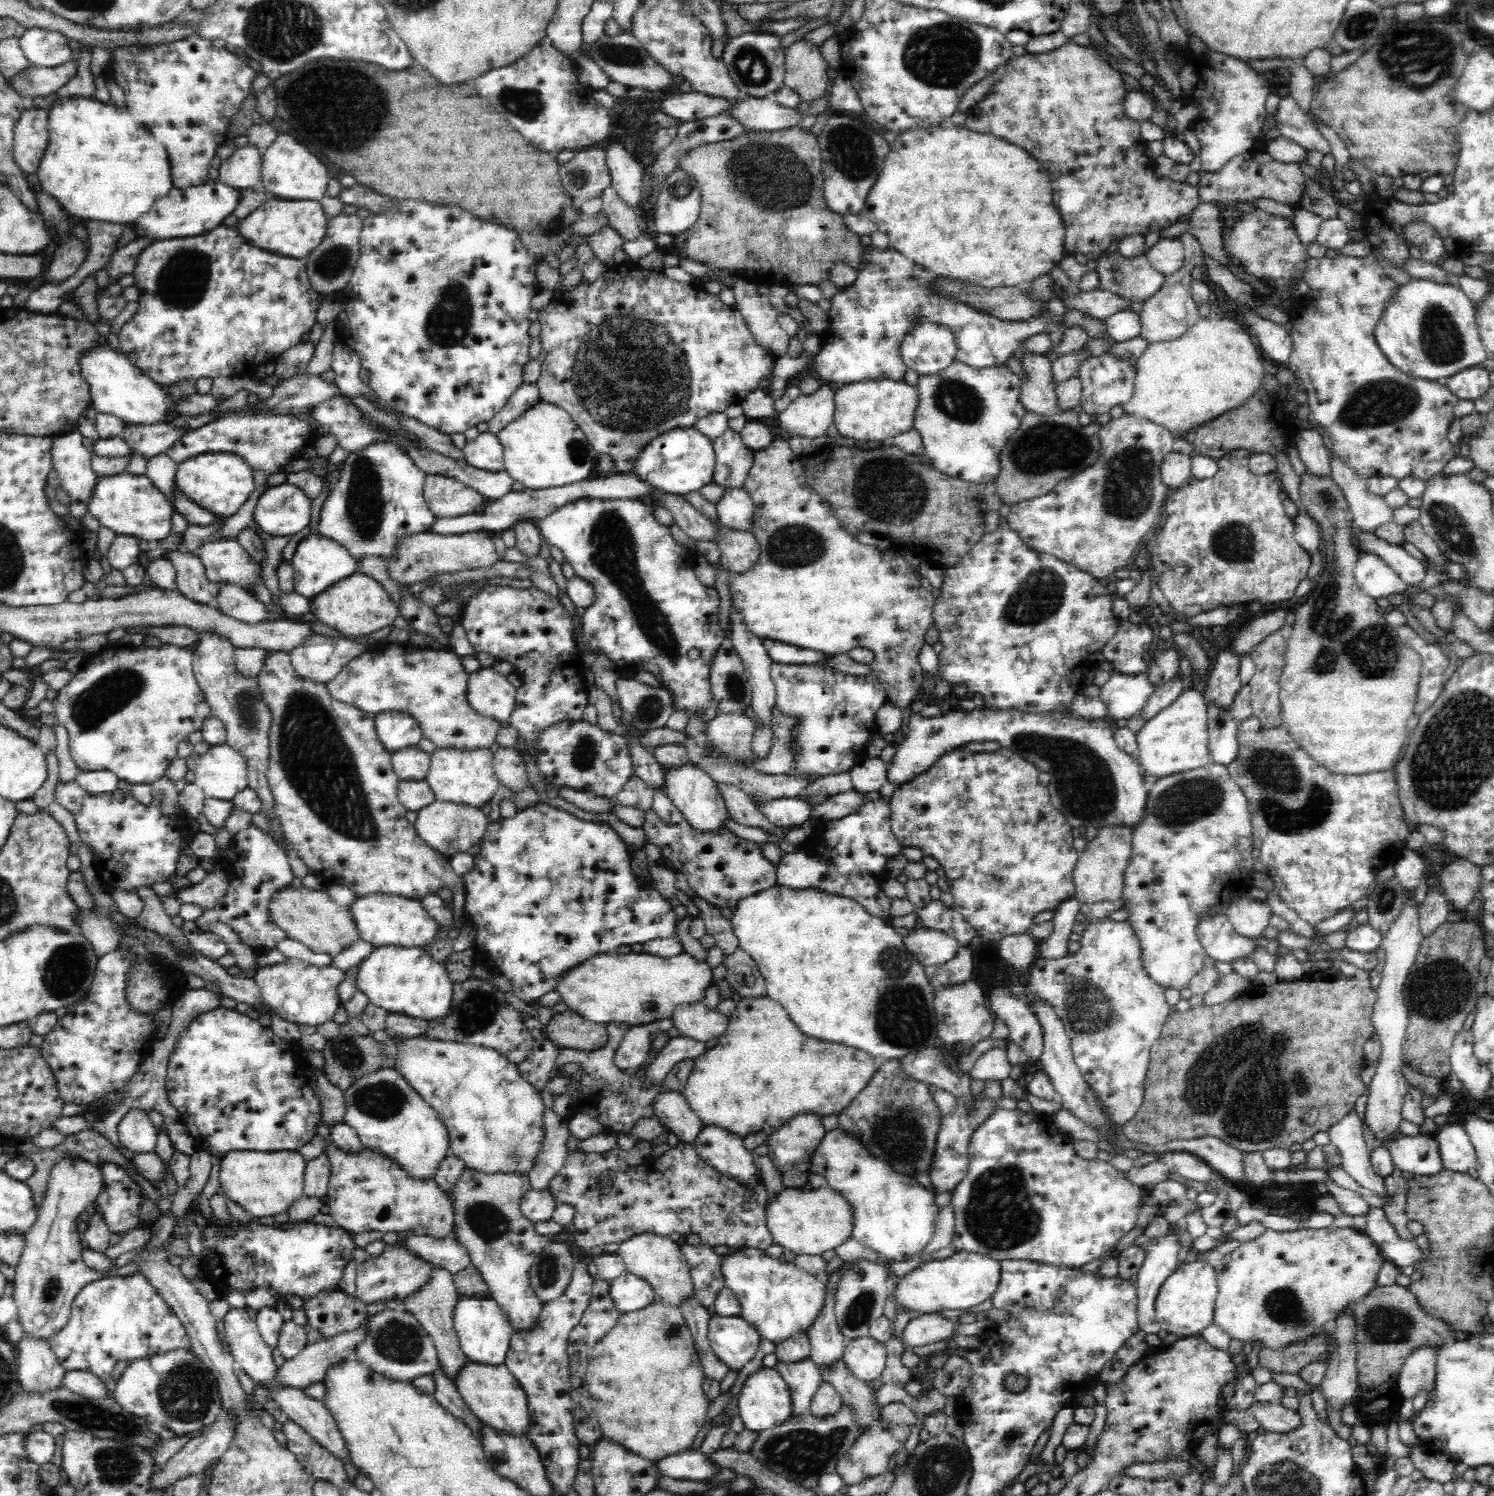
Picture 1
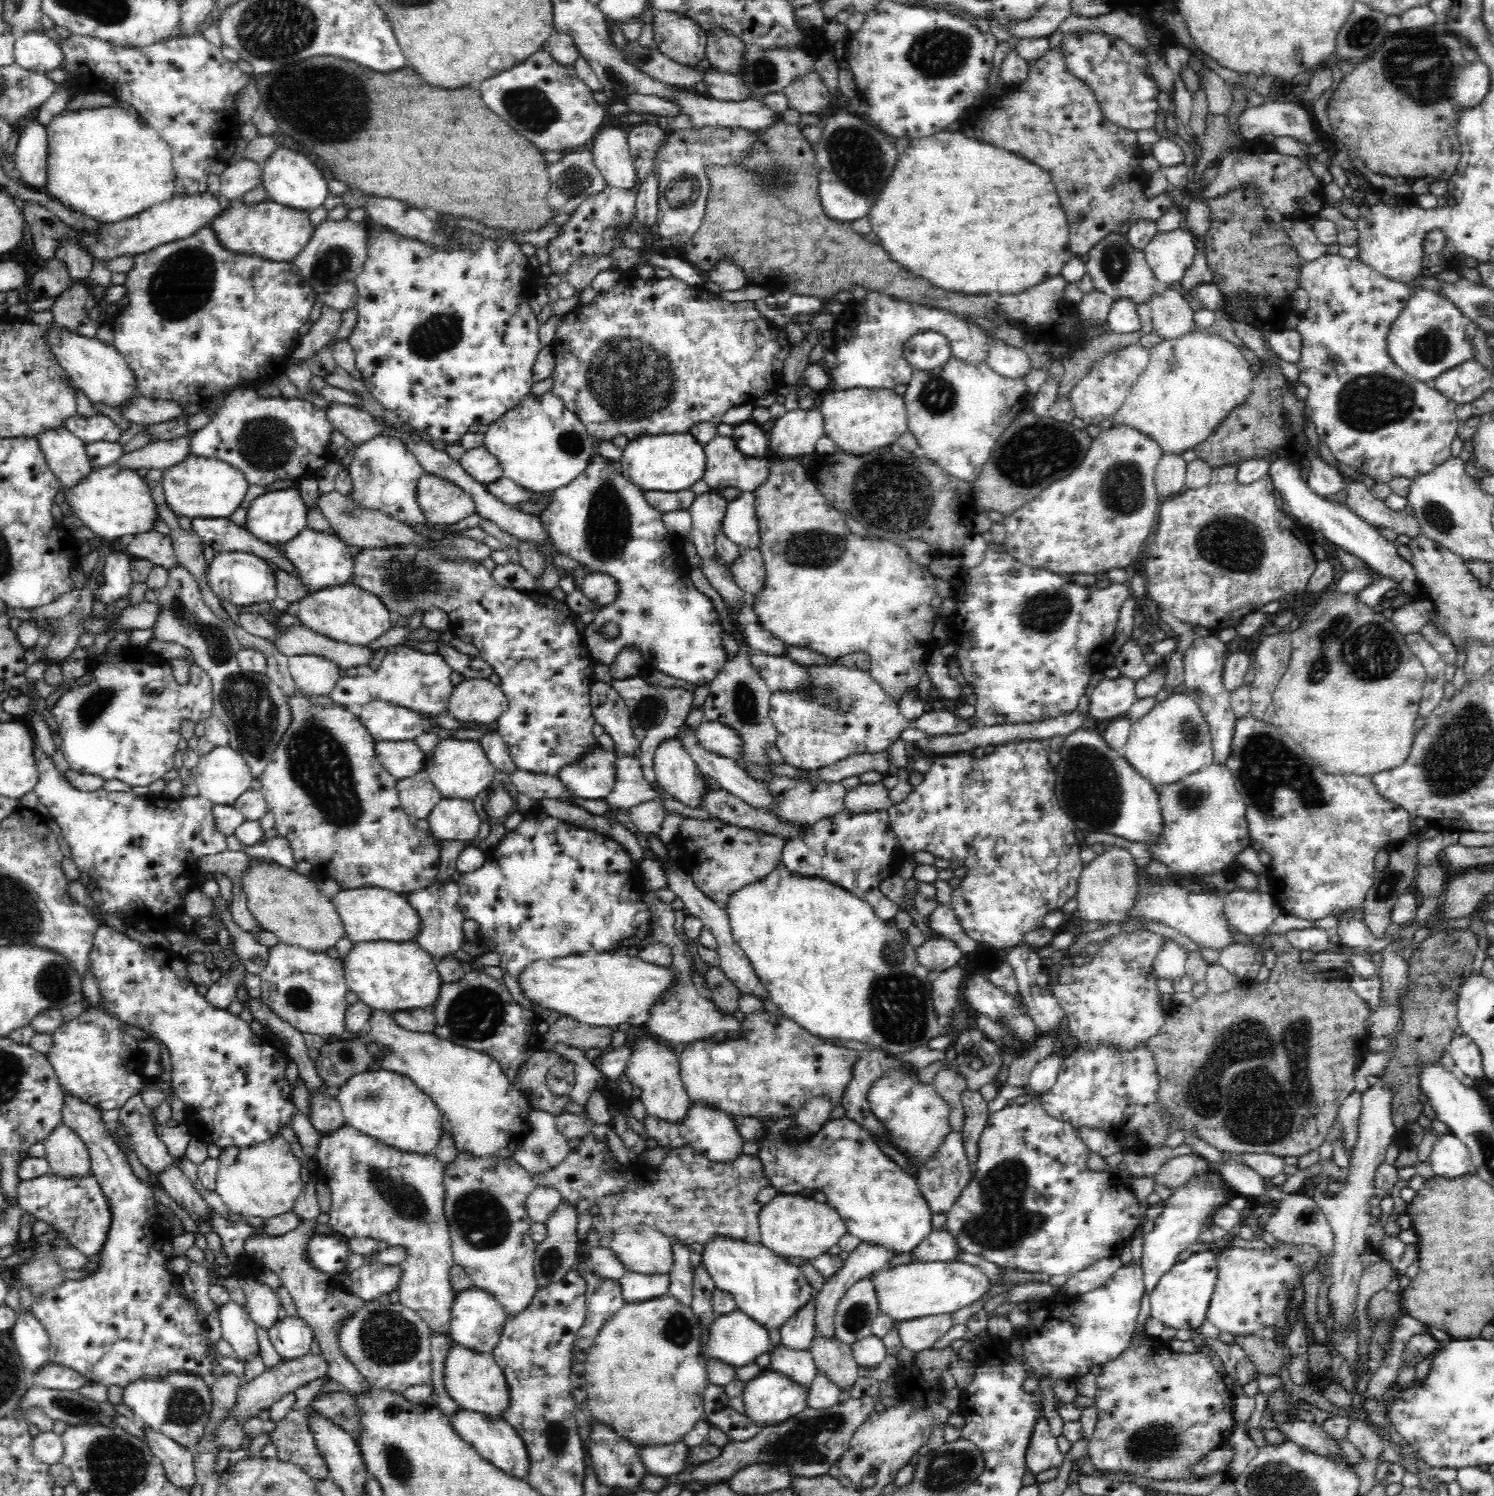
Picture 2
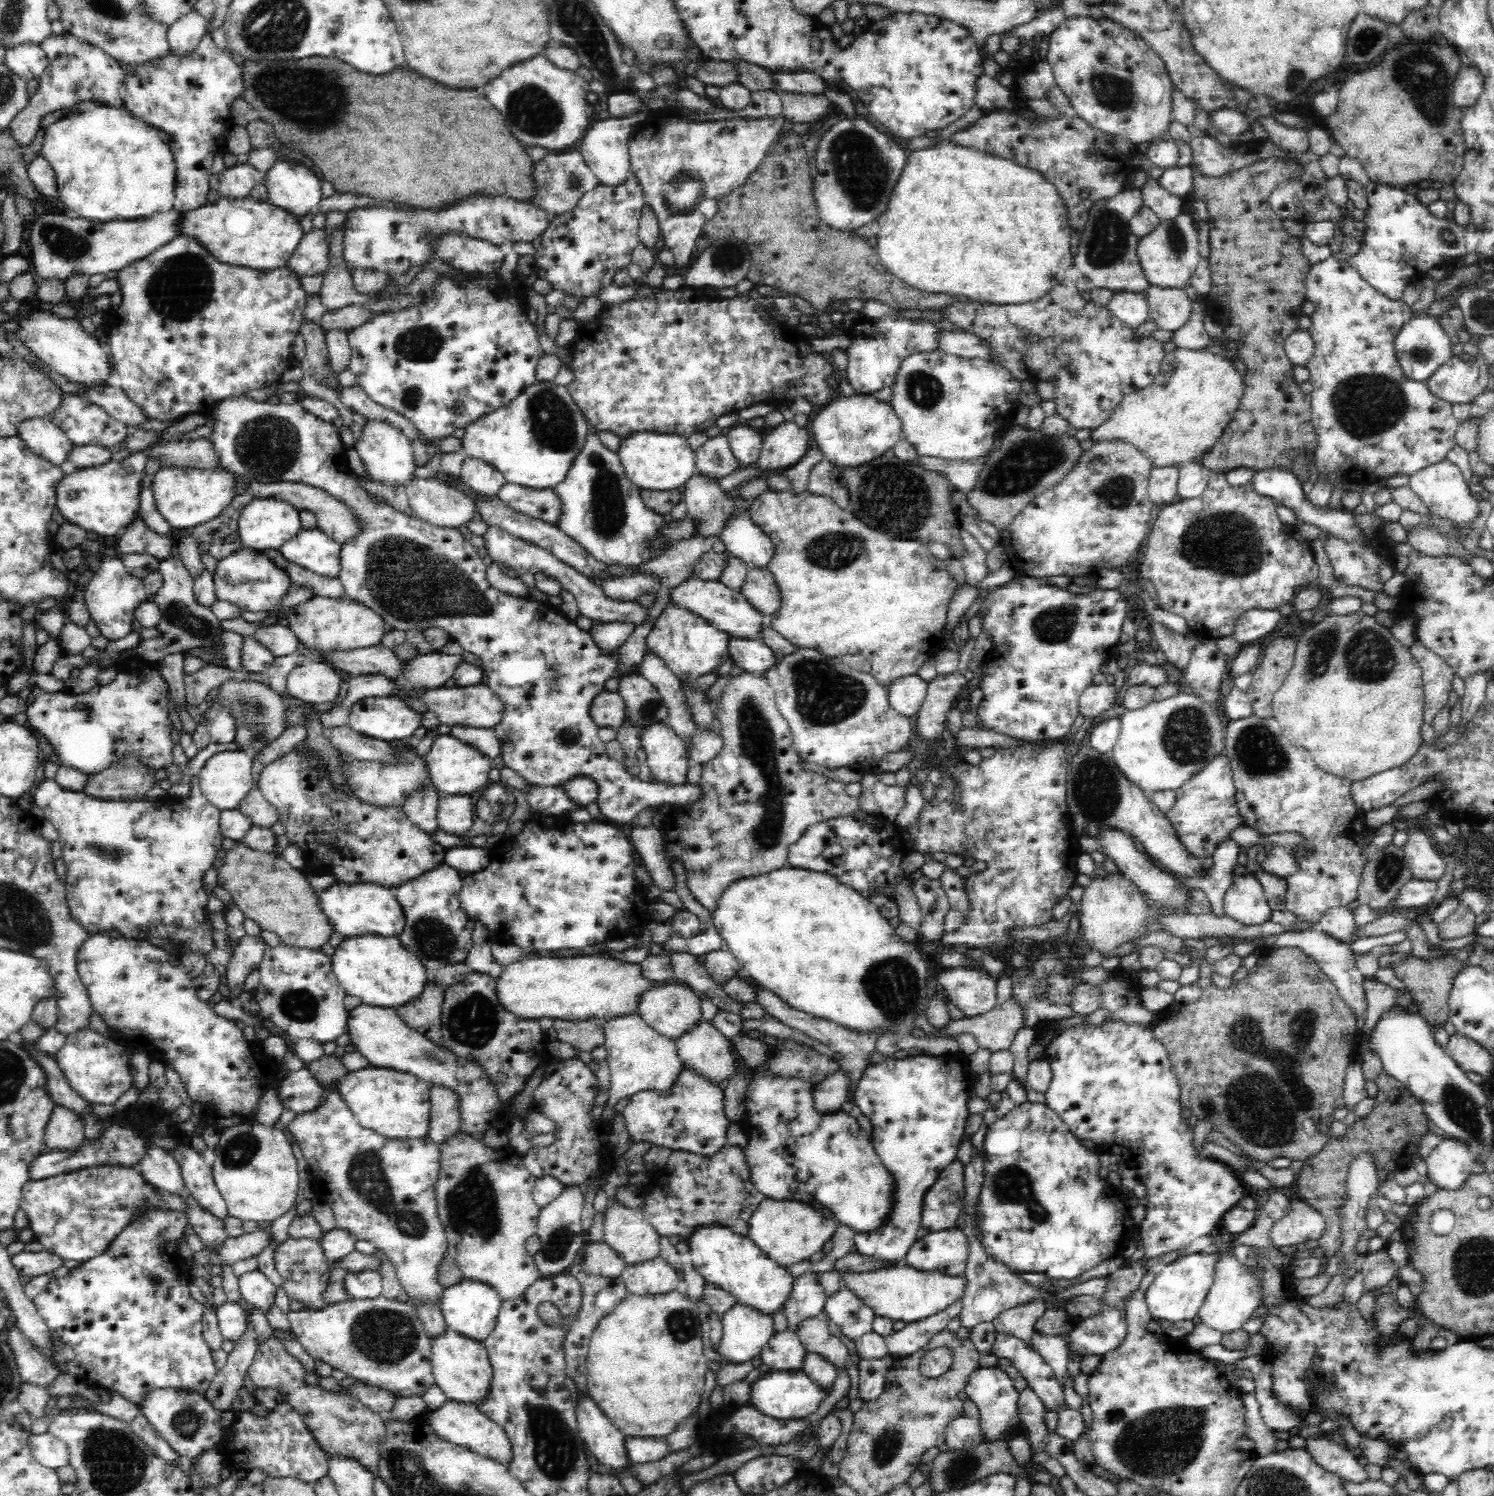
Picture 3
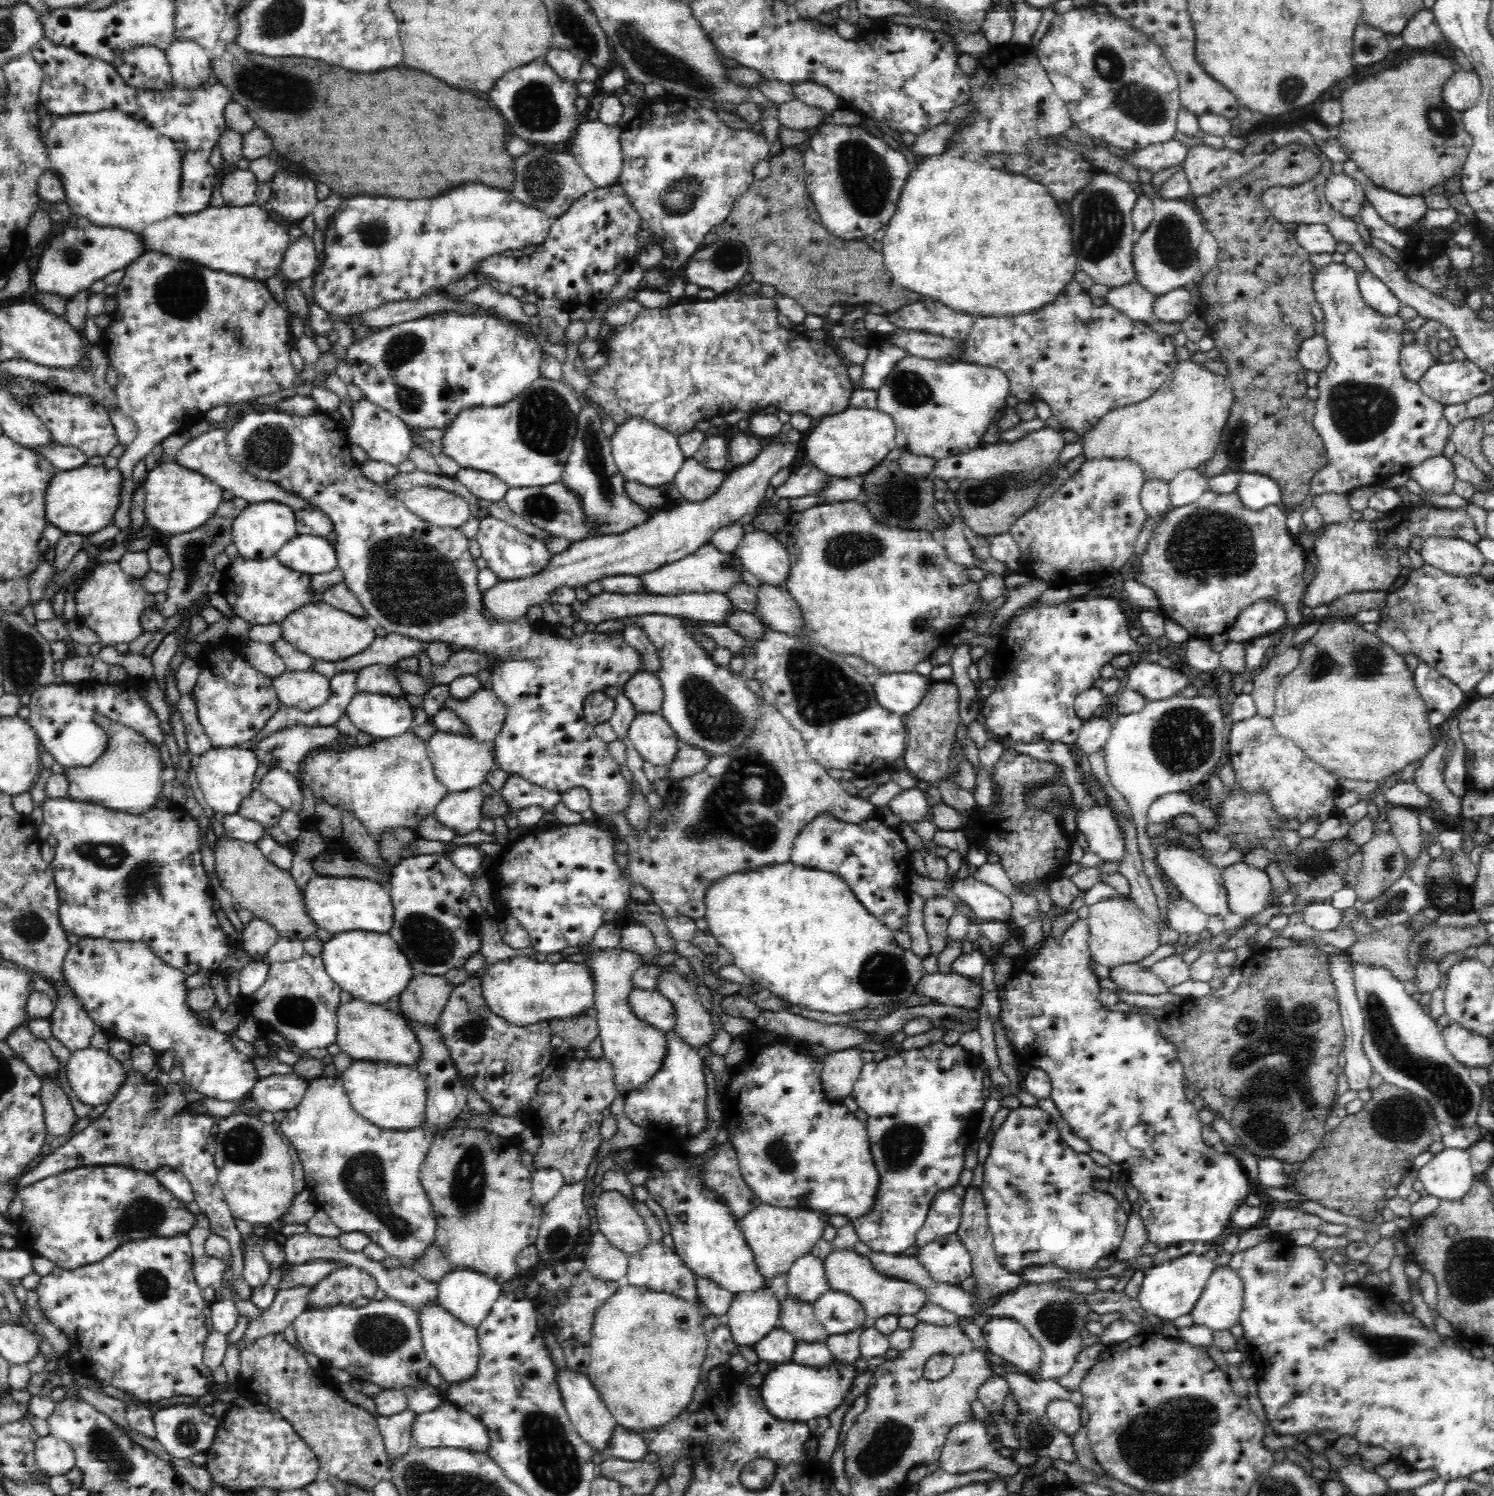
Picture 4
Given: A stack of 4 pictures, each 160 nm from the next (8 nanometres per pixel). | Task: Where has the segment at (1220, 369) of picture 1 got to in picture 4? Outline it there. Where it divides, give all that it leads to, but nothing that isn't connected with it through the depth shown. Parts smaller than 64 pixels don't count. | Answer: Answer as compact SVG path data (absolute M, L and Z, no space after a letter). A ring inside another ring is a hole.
M1188 360L1178 362L1168 380L1148 400L1111 410L1086 434L1081 435L1081 454L1086 461L1103 457L1130 459L1143 469L1144 481L1162 480L1169 483L1180 471L1198 469L1214 456L1231 412L1232 398L1232 387L1222 375L1214 376L1206 367L1198 368Z

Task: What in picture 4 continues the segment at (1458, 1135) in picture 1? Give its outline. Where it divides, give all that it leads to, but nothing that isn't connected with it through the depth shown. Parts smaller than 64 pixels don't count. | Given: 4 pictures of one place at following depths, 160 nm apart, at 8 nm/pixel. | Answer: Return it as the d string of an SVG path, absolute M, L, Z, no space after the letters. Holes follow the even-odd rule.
M1445 1148L1419 1170L1423 1188L1440 1201L1465 1197L1476 1178L1469 1151L1463 1149Z

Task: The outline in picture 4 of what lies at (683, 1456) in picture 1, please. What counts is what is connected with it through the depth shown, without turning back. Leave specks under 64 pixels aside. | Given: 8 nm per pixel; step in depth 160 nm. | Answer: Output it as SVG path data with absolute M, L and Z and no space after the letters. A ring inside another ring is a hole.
M619 1424L614 1427L607 1448L612 1453L612 1458L630 1462L640 1461L648 1453L646 1443L644 1443L644 1439L640 1434L629 1431Z

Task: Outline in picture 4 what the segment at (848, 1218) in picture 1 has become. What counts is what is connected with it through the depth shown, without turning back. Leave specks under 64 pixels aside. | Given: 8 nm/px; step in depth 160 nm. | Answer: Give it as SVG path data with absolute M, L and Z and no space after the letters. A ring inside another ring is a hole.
M764 1203L753 1208L738 1223L748 1247L753 1252L759 1273L763 1274L768 1285L770 1280L788 1273L797 1259L811 1252L812 1246L823 1236L827 1225L817 1212L780 1208Z

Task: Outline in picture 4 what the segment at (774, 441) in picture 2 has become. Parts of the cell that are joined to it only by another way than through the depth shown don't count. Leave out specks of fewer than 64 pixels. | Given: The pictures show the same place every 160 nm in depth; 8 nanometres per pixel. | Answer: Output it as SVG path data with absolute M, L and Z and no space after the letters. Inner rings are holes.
M770 443L761 448L760 454L748 464L735 467L720 488L709 494L700 502L684 502L677 507L669 507L665 510L652 514L649 519L630 531L622 532L619 535L600 535L599 537L588 537L587 539L571 543L561 554L551 556L551 562L538 574L520 578L518 580L498 581L491 588L484 591L483 604L486 606L486 616L494 621L519 621L521 616L526 616L531 606L541 606L545 602L551 603L551 596L560 587L582 588L590 582L608 577L635 576L641 577L643 574L658 570L665 564L670 564L697 552L705 546L711 536L720 528L739 521L745 514L754 512L762 500L765 500L766 490L771 485L772 477L781 468L788 467L788 464L798 463L798 443L797 444L777 444Z

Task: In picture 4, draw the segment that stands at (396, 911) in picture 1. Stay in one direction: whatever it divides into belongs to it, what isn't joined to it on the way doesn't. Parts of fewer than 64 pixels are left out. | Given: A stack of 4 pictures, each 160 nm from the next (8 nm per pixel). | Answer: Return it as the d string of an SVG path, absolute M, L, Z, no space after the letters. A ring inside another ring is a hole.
M316 875L303 891L304 908L316 926L331 935L348 931L387 933L392 926L392 902L383 886L369 879Z

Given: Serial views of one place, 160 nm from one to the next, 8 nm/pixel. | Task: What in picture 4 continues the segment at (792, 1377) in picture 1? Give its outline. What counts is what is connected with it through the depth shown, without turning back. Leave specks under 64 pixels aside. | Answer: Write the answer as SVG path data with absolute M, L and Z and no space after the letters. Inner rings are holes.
M776 1326L755 1344L753 1350L760 1361L766 1360L772 1366L778 1366L793 1363L792 1352L795 1346L796 1339L792 1334Z

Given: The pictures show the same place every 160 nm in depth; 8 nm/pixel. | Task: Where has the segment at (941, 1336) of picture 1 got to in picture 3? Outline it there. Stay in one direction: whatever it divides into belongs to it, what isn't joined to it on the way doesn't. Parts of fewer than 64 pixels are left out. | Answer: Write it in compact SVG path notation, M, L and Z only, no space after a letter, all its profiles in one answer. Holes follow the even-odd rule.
M962 1298L957 1299L951 1307L946 1308L943 1312L907 1323L902 1330L892 1332L890 1336L885 1337L889 1354L898 1358L910 1356L913 1352L920 1350L934 1334L946 1329L948 1322L959 1316L962 1308Z

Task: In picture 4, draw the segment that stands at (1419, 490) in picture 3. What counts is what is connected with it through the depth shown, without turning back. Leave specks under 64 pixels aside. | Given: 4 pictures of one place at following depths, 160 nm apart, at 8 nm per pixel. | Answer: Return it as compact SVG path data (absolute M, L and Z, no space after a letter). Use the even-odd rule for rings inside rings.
M1443 455L1424 460L1423 463L1411 468L1408 475L1426 492L1438 492L1438 494L1450 492L1456 479L1450 459Z

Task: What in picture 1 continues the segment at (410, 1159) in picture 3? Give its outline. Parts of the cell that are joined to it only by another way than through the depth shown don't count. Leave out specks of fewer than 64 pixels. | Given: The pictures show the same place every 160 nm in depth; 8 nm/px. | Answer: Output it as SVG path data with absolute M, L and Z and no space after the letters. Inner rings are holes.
M328 1141L324 1153L330 1161L328 1180L329 1215L351 1235L396 1233L399 1238L428 1236L435 1240L453 1237L454 1211L449 1195L434 1178L414 1180L384 1155L363 1147L357 1152L344 1152ZM433 1266L431 1279L428 1283L423 1284L413 1295L409 1295L406 1300L402 1301L405 1310L416 1317L424 1330L429 1334L437 1348L437 1357L442 1371L448 1376L449 1380L455 1382L455 1379L462 1371L464 1364L469 1359L458 1342L458 1337L453 1327L453 1317L455 1306L460 1298L457 1288L453 1283L453 1275L444 1267Z

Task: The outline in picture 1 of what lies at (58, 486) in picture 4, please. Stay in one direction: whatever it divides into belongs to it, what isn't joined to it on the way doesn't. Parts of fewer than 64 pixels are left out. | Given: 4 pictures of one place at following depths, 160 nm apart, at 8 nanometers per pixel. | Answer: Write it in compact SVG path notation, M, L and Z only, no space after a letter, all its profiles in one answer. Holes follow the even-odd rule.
M128 471L99 476L91 499L88 500L86 512L96 518L100 526L110 529L116 536L133 536L143 544L148 540L162 540L172 526L172 503L146 475L135 475Z

